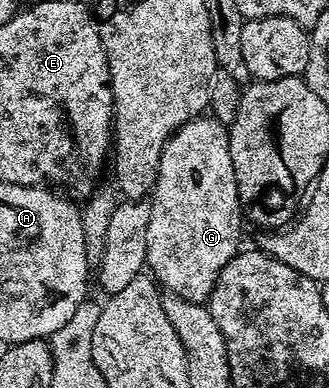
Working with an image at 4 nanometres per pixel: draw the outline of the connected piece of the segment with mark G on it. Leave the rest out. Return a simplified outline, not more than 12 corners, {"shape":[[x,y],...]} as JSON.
{"shape":[[202,116],[161,153],[146,263],[208,303],[242,245],[226,123]]}

